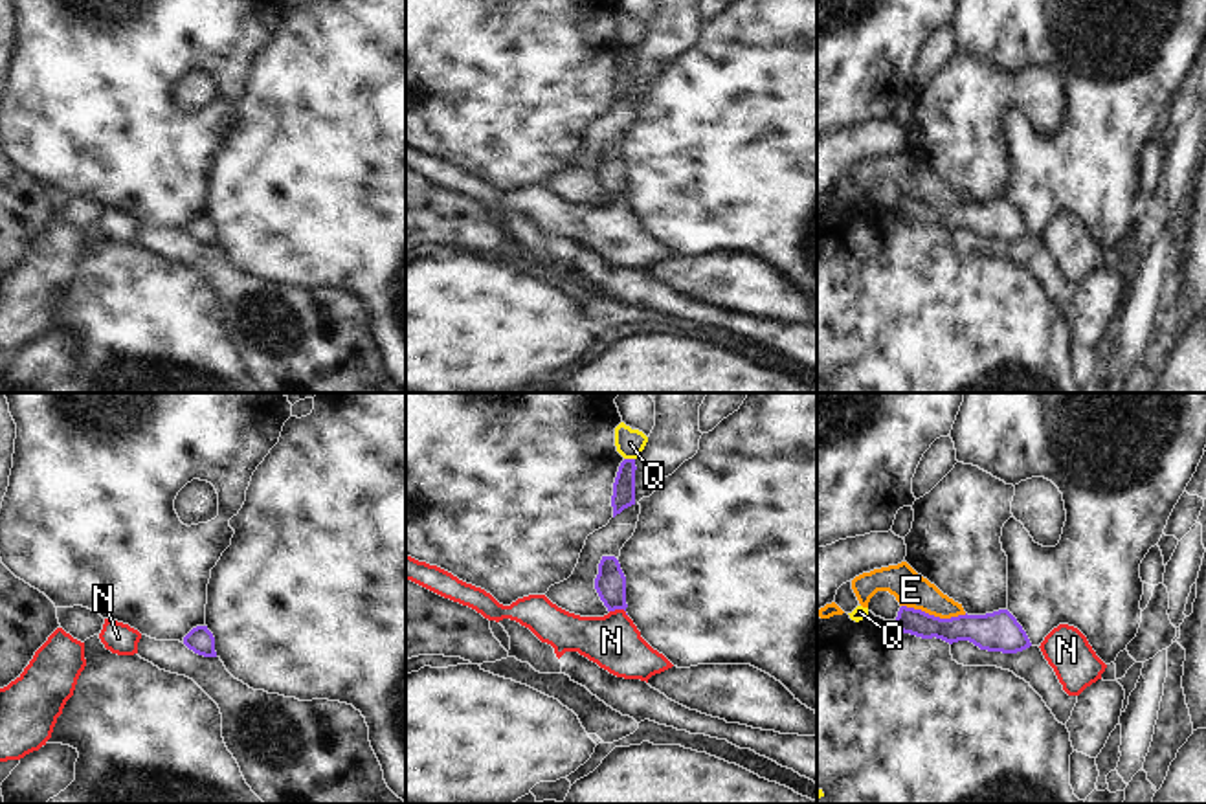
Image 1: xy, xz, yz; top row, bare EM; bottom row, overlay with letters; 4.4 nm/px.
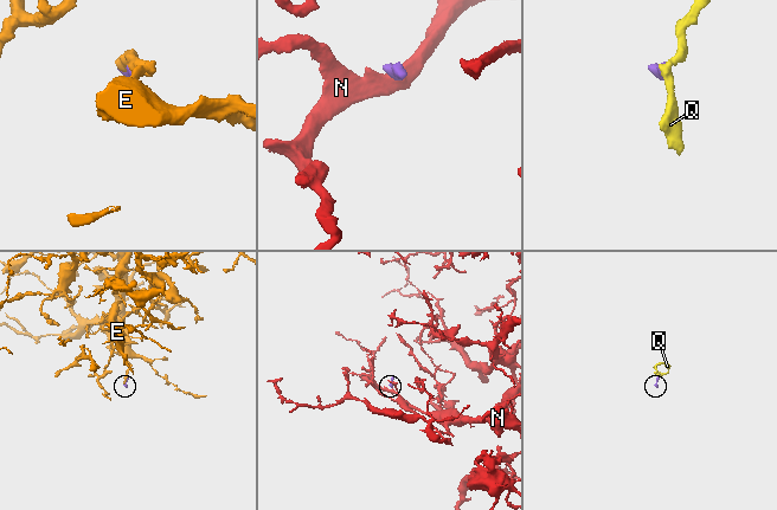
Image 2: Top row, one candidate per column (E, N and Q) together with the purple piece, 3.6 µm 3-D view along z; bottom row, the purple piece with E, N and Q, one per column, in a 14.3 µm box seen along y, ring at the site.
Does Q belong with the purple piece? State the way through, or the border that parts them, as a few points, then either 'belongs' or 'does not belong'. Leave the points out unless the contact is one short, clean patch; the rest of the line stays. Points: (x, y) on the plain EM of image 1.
along xz (625, 46), (634, 48) | does not belong

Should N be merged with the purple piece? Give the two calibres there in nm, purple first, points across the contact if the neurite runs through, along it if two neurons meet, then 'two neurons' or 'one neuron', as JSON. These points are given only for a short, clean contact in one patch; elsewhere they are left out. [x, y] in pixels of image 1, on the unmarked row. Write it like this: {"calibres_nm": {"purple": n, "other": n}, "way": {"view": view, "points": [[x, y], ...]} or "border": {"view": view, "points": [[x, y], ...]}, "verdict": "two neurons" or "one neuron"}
{"calibres_nm": {"purple": 140, "other": 240}, "way": {"view": "xz", "points": [[610, 171], [619, 197], [612, 230]]}, "verdict": "one neuron"}

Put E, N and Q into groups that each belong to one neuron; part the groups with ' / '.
E / N / Q

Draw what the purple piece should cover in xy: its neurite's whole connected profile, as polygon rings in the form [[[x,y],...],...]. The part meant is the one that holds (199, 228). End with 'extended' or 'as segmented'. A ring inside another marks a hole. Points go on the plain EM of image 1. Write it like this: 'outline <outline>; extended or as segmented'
outline [[[196,215],[193,217],[185,226],[184,226],[184,233],[193,239],[198,244],[204,246],[217,246],[215,240],[215,226],[213,222],[207,218],[207,215]]]; as segmented

